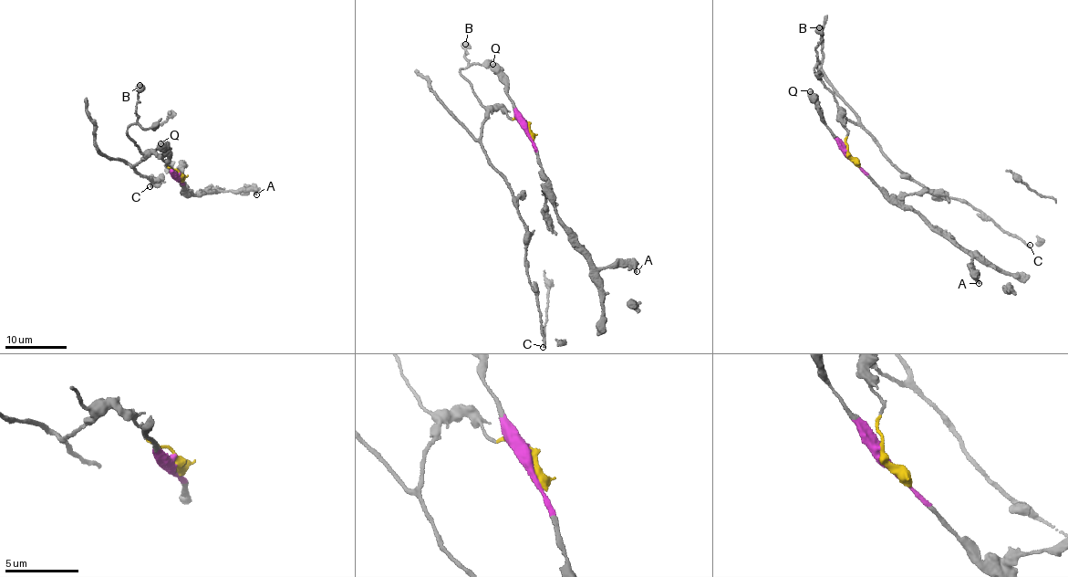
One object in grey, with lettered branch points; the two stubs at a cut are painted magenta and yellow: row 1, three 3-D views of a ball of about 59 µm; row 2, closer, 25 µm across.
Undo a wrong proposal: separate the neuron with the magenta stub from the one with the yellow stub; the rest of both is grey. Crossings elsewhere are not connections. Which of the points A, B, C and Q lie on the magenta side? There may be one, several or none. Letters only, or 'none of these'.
A, Q

